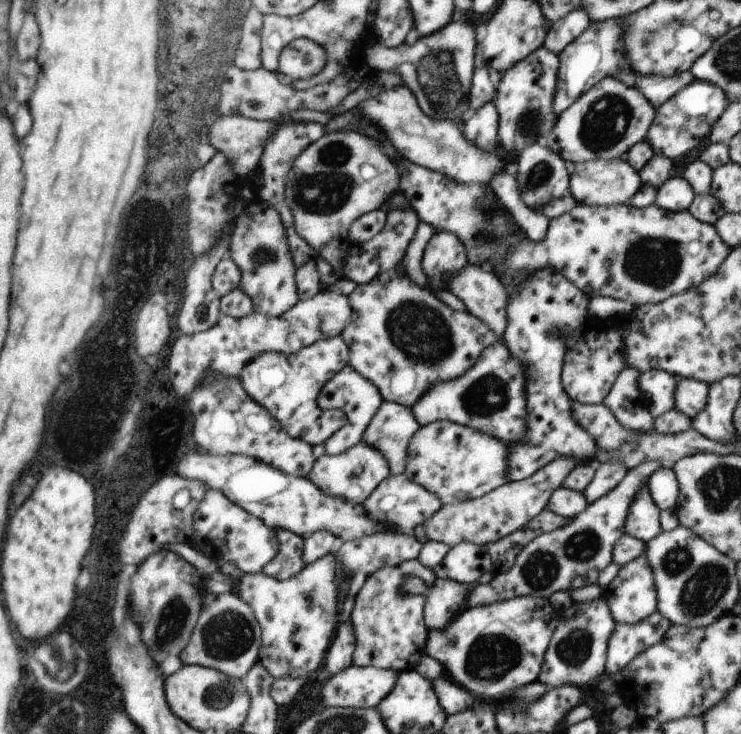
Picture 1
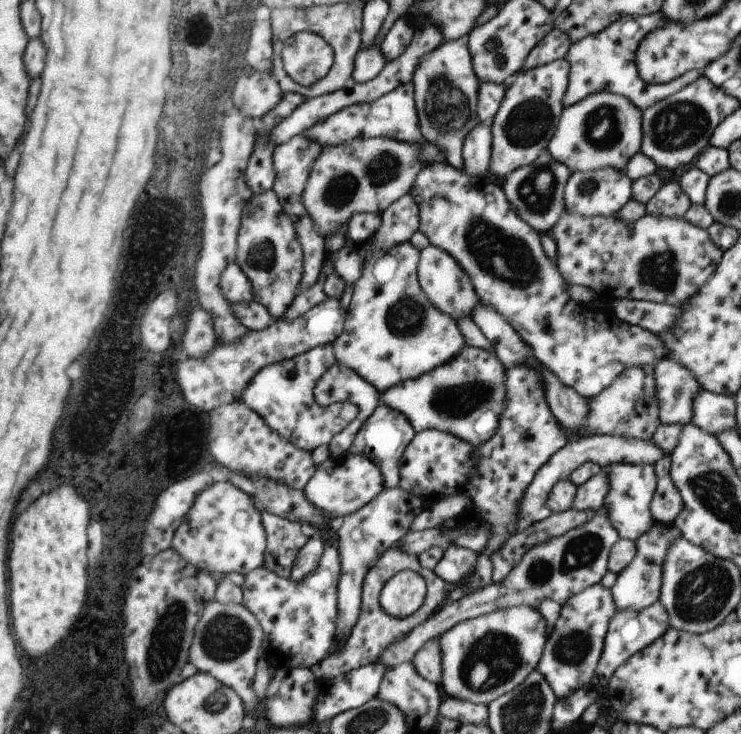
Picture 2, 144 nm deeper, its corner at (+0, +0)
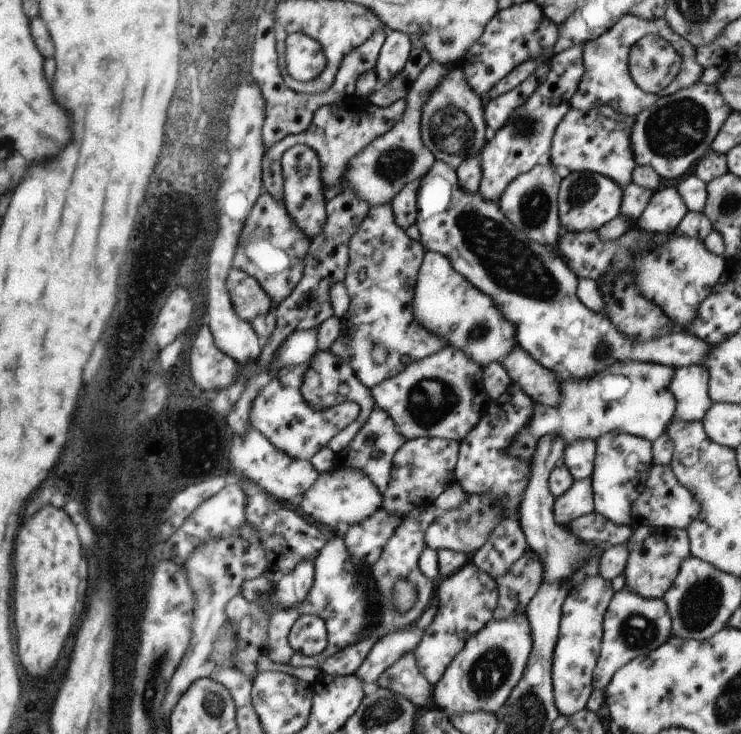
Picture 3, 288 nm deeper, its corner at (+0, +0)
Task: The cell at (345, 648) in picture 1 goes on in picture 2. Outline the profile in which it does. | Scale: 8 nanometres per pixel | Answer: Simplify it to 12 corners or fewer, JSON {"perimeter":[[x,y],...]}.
{"perimeter":[[397,486],[341,518],[337,646],[361,612],[367,564],[409,530],[423,502]]}

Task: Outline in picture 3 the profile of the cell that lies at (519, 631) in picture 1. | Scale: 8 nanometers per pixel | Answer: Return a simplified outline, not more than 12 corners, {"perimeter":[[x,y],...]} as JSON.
{"perimeter":[[527,614],[495,618],[433,686],[445,718],[497,712],[533,650]]}

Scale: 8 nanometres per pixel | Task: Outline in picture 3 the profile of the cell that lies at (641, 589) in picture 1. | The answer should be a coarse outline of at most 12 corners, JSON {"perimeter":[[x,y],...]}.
{"perimeter":[[635,526],[625,588],[659,600],[691,556],[687,530]]}

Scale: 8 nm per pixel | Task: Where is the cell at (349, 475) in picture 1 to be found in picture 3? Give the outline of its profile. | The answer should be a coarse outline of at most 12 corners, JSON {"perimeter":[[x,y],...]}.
{"perimeter":[[359,470],[321,474],[299,510],[329,528],[355,526],[383,504]]}

